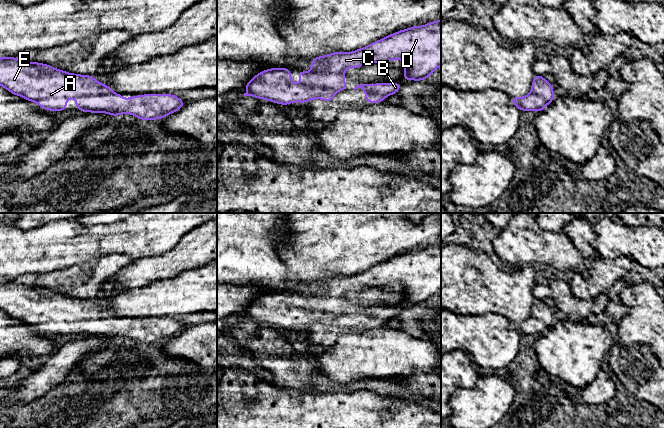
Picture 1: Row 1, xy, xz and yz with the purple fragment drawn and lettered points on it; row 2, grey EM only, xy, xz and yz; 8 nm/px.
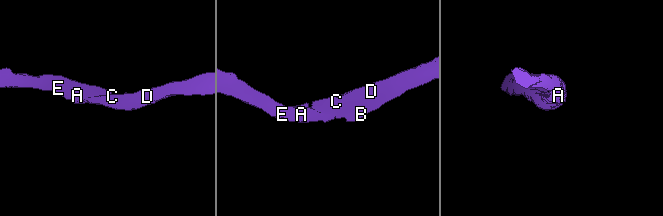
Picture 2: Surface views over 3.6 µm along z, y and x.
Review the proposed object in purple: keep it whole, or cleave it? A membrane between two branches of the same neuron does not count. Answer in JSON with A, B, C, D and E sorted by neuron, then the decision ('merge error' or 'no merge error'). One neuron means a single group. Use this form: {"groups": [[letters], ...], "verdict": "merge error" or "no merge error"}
{"groups": [["A", "B", "C", "D", "E"]], "verdict": "no merge error"}

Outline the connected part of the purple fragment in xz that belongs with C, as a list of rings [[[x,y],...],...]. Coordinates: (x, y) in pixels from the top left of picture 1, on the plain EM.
[[[441,243],[422,250],[415,249],[400,254],[352,276],[333,276],[315,281],[310,286],[311,295],[309,297],[298,295],[300,308],[292,306],[290,293],[269,292],[256,298],[244,309],[247,316],[243,319],[281,329],[294,326],[307,327],[314,323],[331,326],[338,315],[347,313],[345,308],[345,294],[347,292],[359,292],[366,287],[392,286],[395,283],[400,283],[404,287],[405,297],[403,303],[405,305],[422,305],[430,302],[432,296],[441,290]]]

